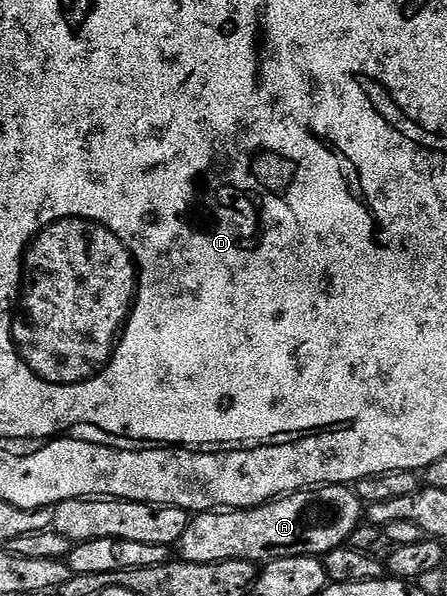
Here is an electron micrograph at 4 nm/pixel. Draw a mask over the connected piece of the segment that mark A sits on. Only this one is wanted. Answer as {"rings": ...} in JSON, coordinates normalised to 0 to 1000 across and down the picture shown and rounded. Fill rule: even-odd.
{"rings":[[[738,810],[698,820],[660,824],[653,831],[631,831],[629,836],[613,837],[600,844],[588,844],[579,851],[553,851],[546,854],[488,854],[481,857],[452,857],[434,862],[418,881],[418,894],[409,894],[409,901],[400,913],[400,923],[405,923],[403,936],[416,945],[488,945],[490,941],[508,941],[510,938],[550,938],[557,945],[584,948],[595,941],[640,938],[642,935],[660,935],[662,931],[707,931],[711,935],[725,935],[734,924],[745,924],[754,918],[774,916],[785,901],[785,894],[794,894],[794,888],[810,883],[810,878],[812,846],[808,836],[801,834],[796,822],[781,814]]]}

